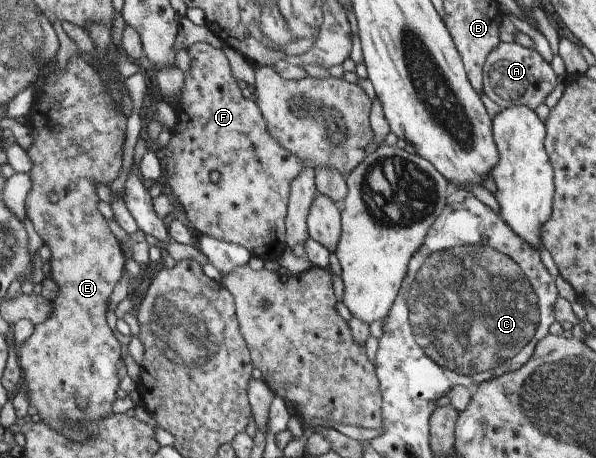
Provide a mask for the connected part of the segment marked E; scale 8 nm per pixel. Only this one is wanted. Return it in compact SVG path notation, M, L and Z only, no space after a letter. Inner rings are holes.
M74 54L67 67L63 71L55 70L51 73L44 81L39 81L36 89L41 88L41 92L34 95L34 103L32 104L32 111L30 112L30 125L31 136L33 136L33 145L29 147L27 155L33 164L31 171L28 172L31 178L31 191L27 193L27 199L25 199L25 211L27 212L27 218L31 220L33 227L39 237L47 245L47 248L51 251L50 262L51 262L51 277L57 287L59 293L57 297L52 301L52 312L48 316L46 321L34 325L34 331L31 336L18 347L18 358L17 364L21 368L20 385L26 389L26 397L30 399L30 405L37 409L37 414L41 418L41 422L50 427L51 430L62 431L67 438L70 438L71 442L83 442L88 437L88 431L82 422L95 422L103 420L105 417L113 414L113 403L117 398L117 390L120 389L120 377L118 375L118 364L122 355L122 346L117 337L113 335L113 331L107 325L107 312L109 310L108 303L115 288L117 282L123 275L123 267L125 265L126 257L117 237L113 235L107 221L103 218L103 215L99 212L98 206L100 199L97 196L97 185L104 184L109 186L112 182L117 180L122 167L123 160L123 145L126 141L125 132L127 131L128 117L124 115L122 109L116 104L110 90L104 79L99 75L98 71L93 68L89 63L85 62L84 59L77 54ZM79 389L87 389L89 391L88 397L90 398L88 407L85 410L79 410L75 404L76 394Z

